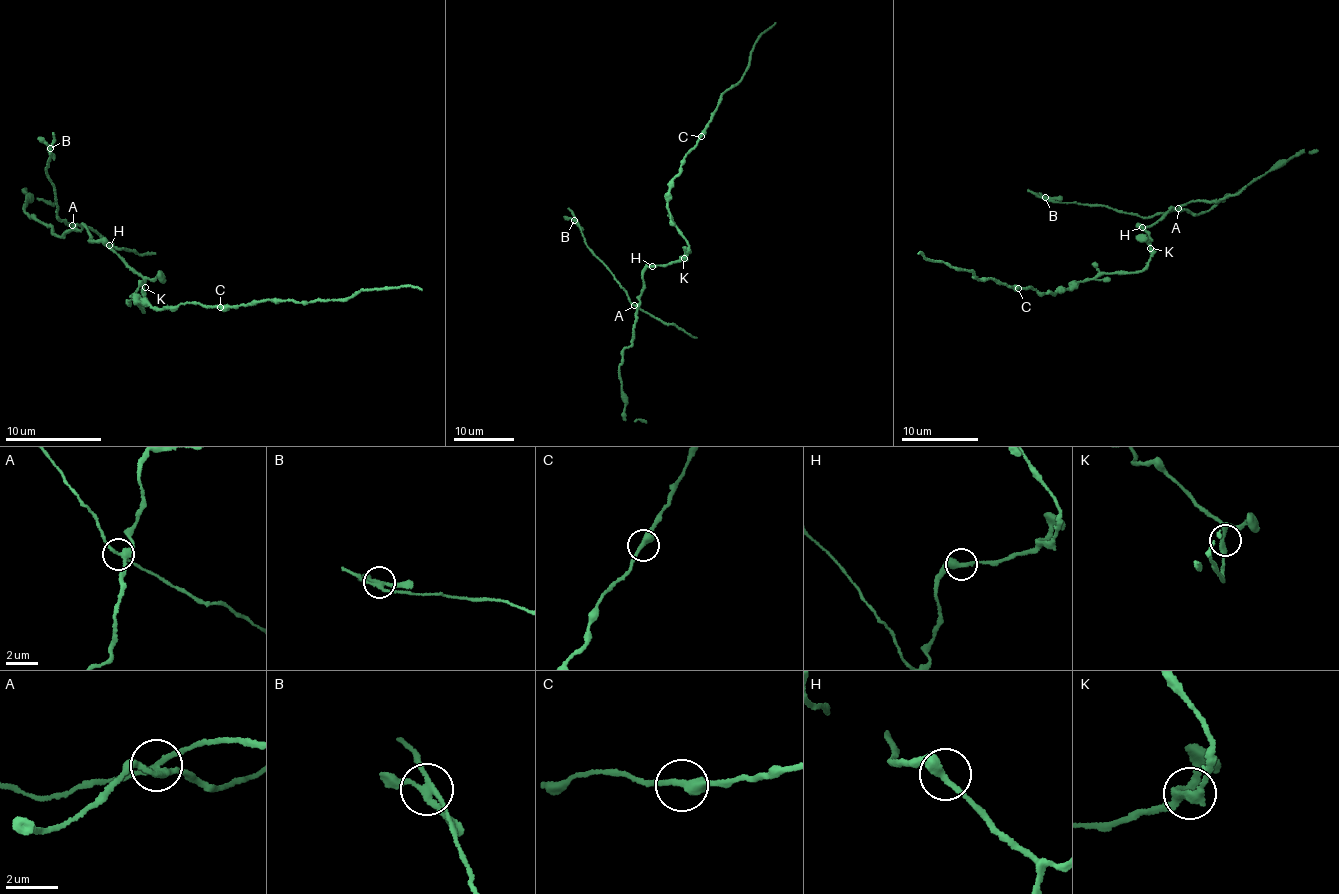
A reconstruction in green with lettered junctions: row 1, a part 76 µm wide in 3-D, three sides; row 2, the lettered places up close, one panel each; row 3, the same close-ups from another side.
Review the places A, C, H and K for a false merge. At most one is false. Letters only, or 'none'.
A

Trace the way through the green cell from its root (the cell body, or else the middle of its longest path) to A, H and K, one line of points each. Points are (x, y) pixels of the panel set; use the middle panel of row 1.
A: (681, 231), (688, 246), (684, 257), (645, 269), (639, 301), (634, 306)
H: (681, 231), (688, 246), (684, 257), (652, 266)
K: (681, 231), (688, 246), (684, 258)

